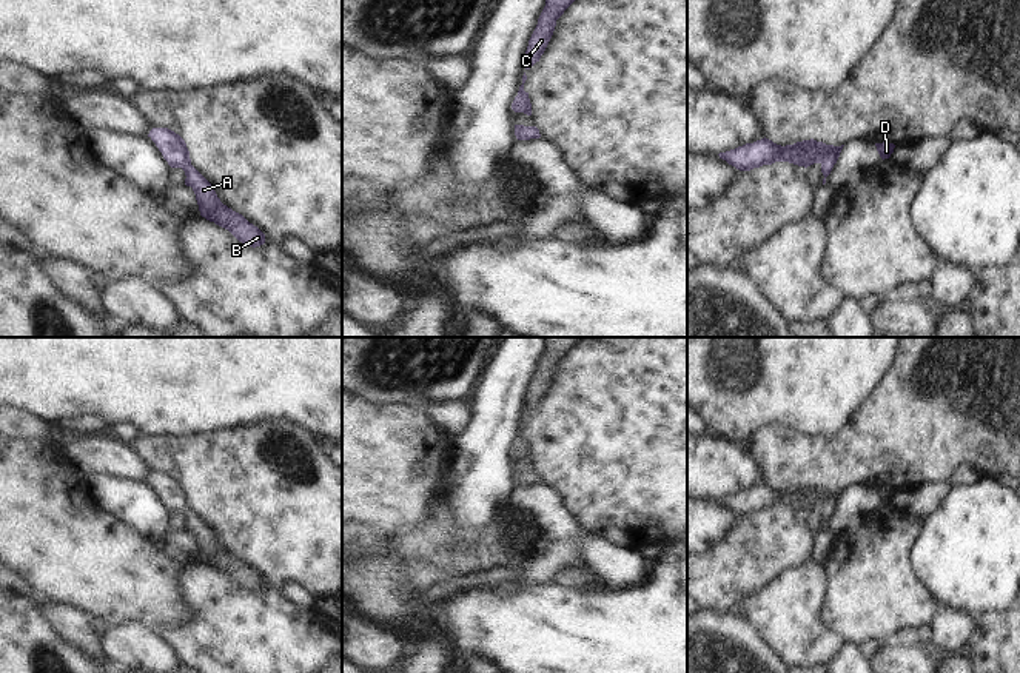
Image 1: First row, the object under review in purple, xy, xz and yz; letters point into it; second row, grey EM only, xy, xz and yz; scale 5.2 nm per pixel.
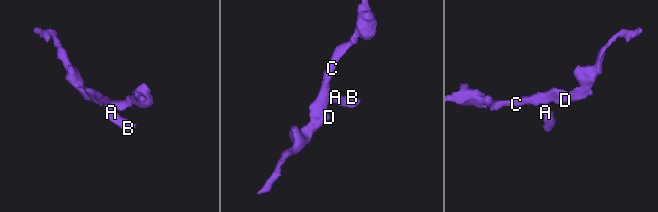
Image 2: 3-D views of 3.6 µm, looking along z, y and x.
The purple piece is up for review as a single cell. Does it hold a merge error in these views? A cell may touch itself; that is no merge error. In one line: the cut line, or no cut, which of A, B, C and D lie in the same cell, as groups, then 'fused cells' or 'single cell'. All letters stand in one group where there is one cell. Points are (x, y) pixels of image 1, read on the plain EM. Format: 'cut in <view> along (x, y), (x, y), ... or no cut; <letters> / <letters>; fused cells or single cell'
no cut; A B C D; single cell

